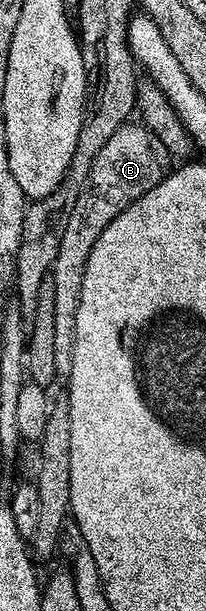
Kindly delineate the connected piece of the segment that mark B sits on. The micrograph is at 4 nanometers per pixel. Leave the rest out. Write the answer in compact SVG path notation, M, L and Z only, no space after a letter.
M128 123L118 129L105 147L101 147L101 152L93 159L93 171L91 179L87 182L87 188L77 199L77 207L73 207L73 215L69 215L69 223L65 227L65 235L61 235L61 247L57 247L57 259L51 264L49 270L49 279L53 282L54 291L54 309L53 309L53 343L56 347L57 374L60 378L70 378L71 368L73 367L73 343L75 342L75 332L77 331L77 307L81 303L81 283L85 280L85 265L89 263L89 251L93 243L117 219L117 215L124 213L132 203L141 199L161 179L165 179L169 170L172 168L173 158L167 152L165 143L157 139L153 130L147 128L142 123Z

